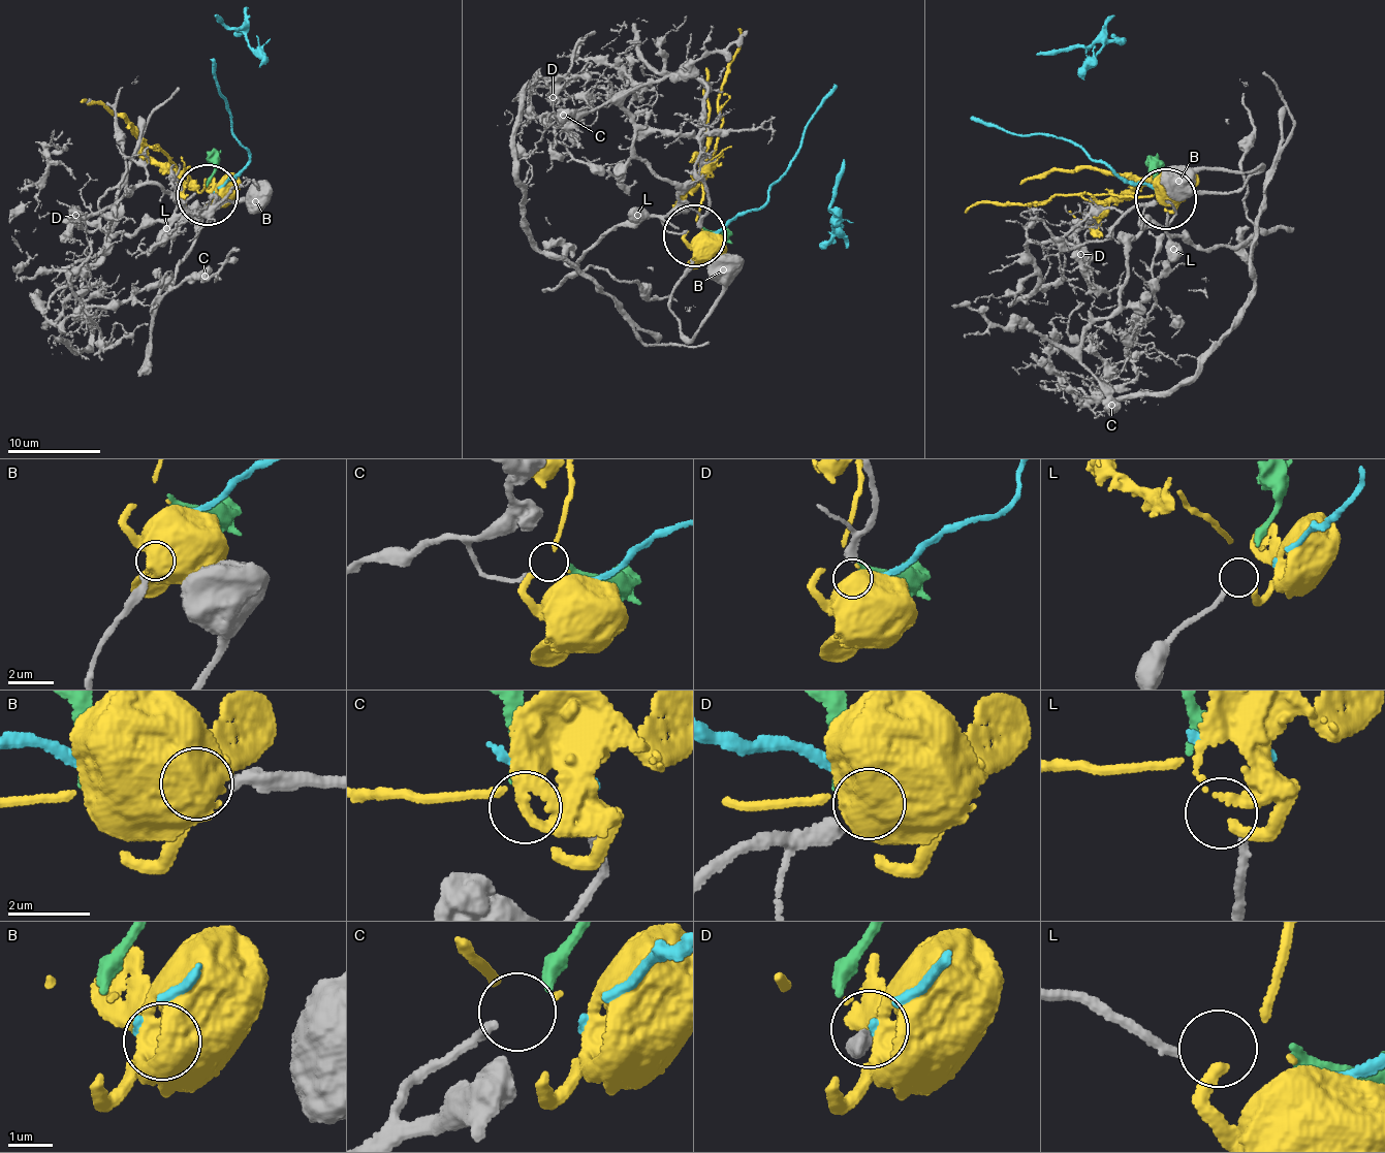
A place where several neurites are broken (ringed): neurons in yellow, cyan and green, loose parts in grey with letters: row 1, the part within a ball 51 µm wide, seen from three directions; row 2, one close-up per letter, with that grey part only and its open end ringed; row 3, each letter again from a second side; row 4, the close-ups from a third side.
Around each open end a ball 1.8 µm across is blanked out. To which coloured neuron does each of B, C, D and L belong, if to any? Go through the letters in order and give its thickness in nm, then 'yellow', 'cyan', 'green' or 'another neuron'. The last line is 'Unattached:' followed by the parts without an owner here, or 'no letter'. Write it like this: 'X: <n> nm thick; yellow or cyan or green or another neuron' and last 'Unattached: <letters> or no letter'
B: 280 nm thick; cyan
C: 180 nm thick; green
D: 340 nm thick; another neuron
L: 220 nm thick; another neuron
Unattached: D, L

